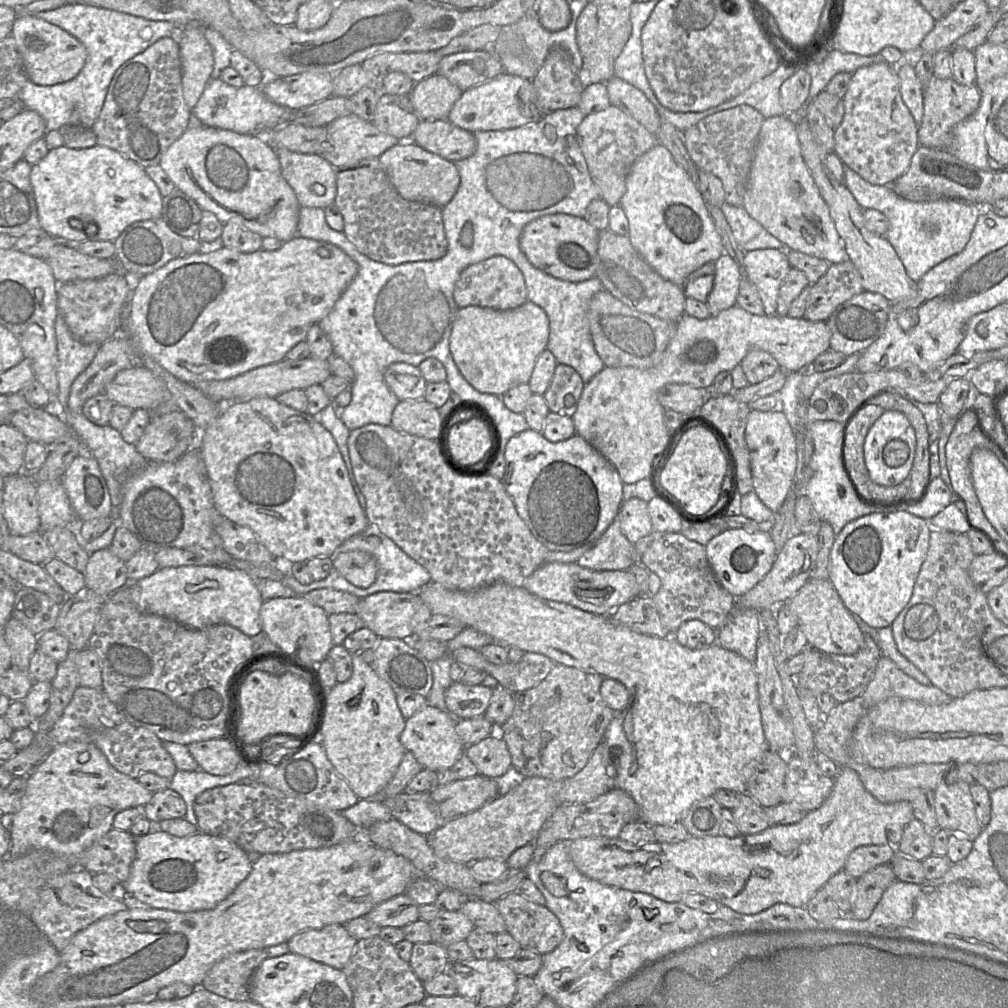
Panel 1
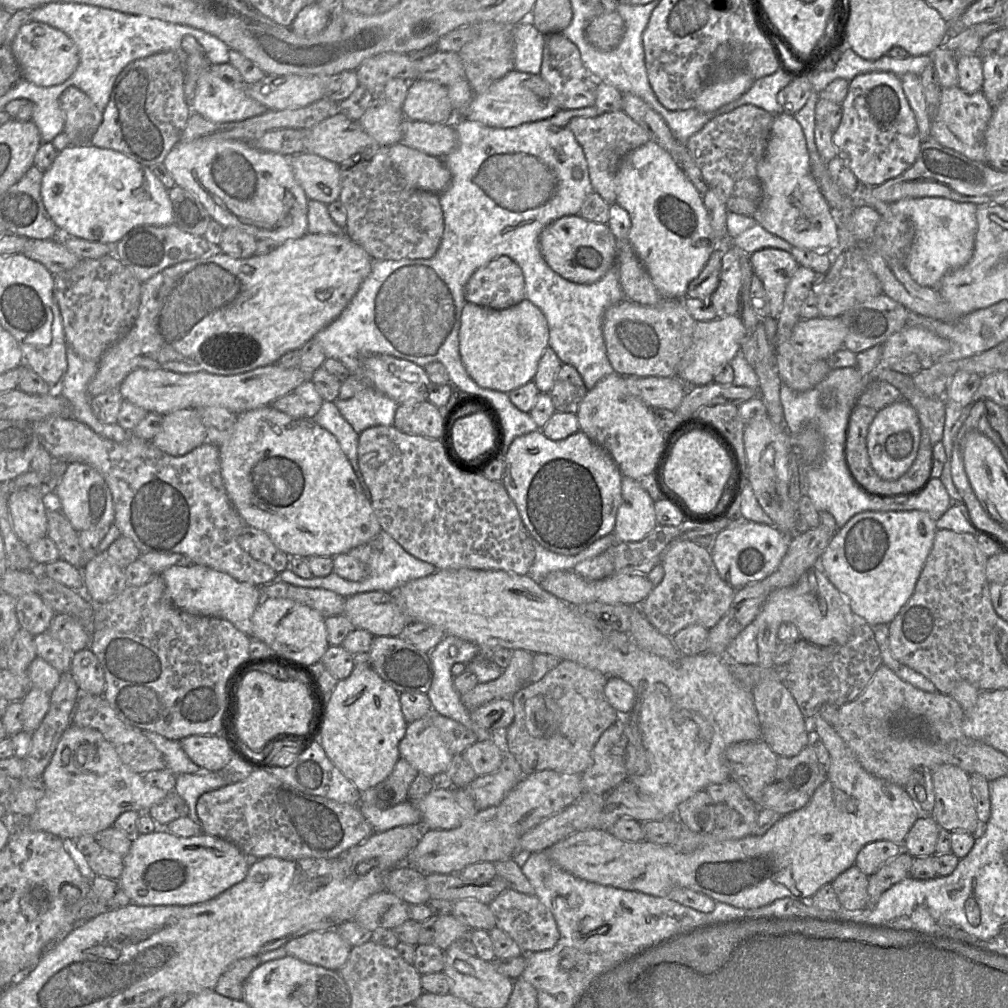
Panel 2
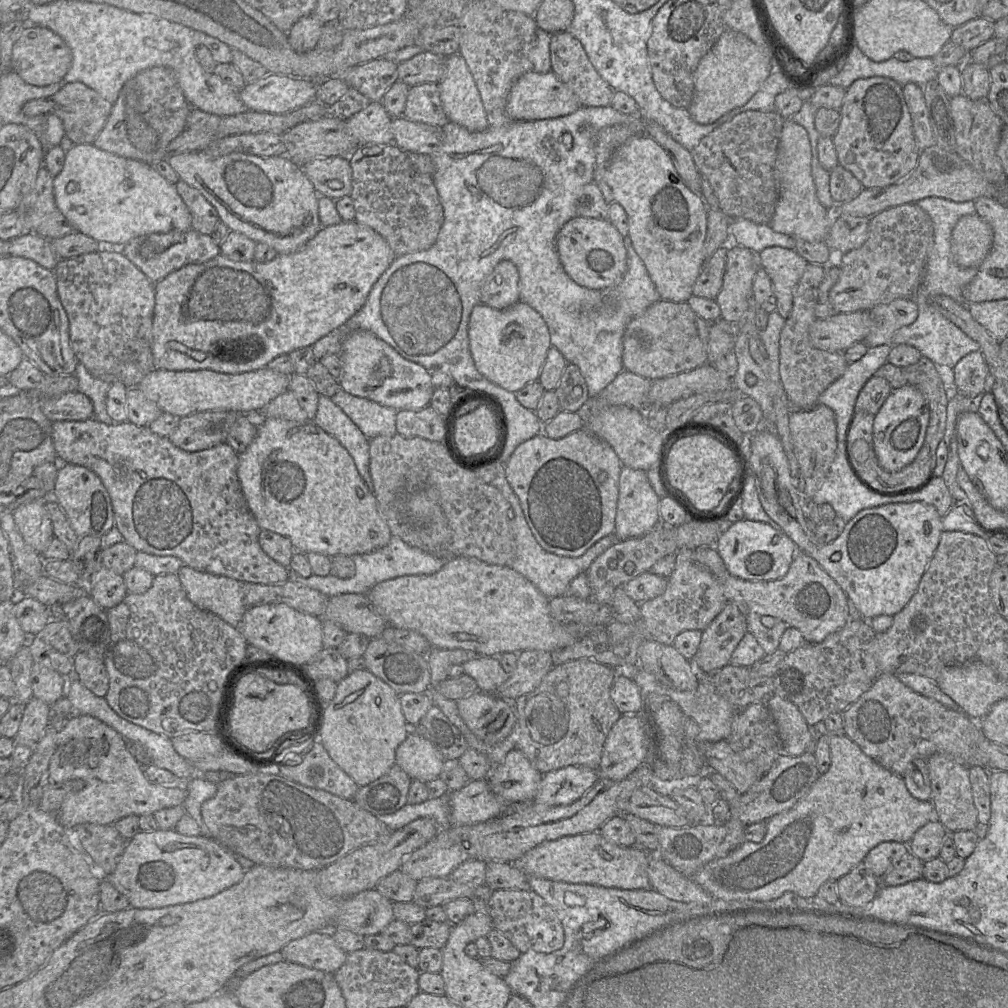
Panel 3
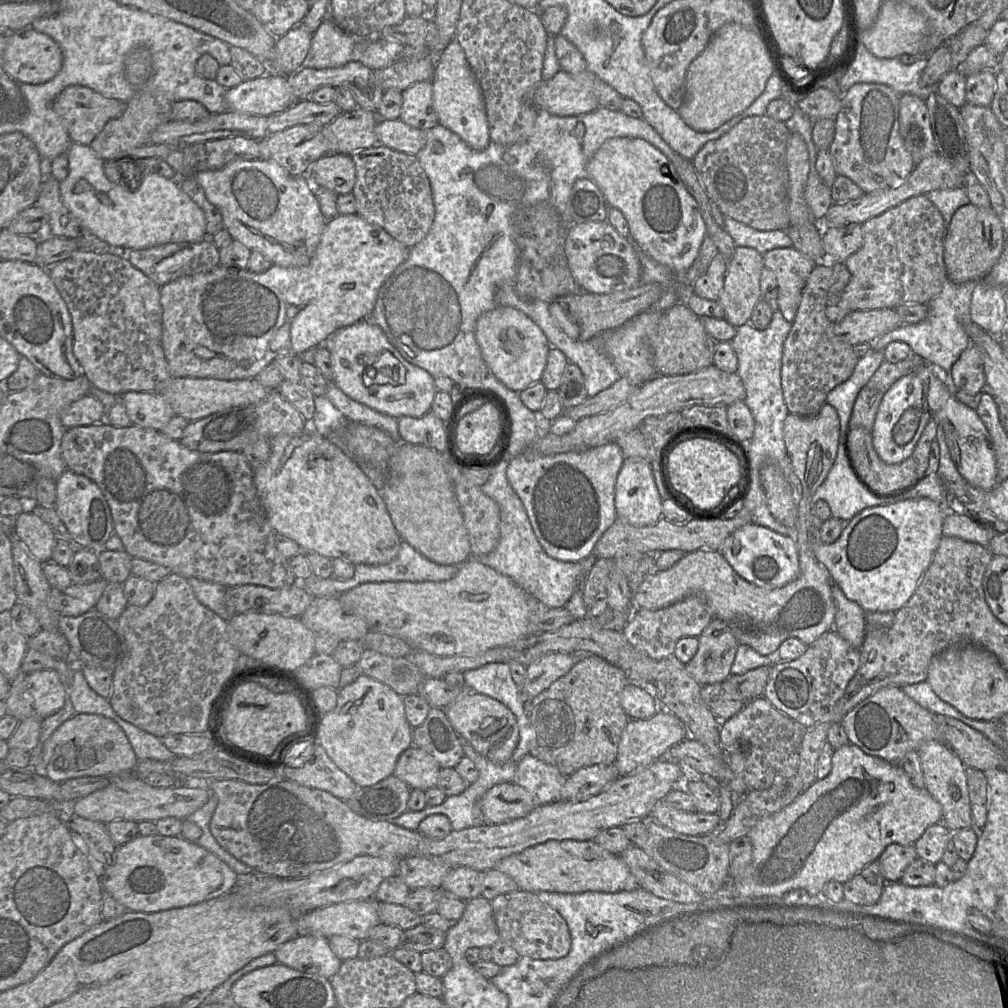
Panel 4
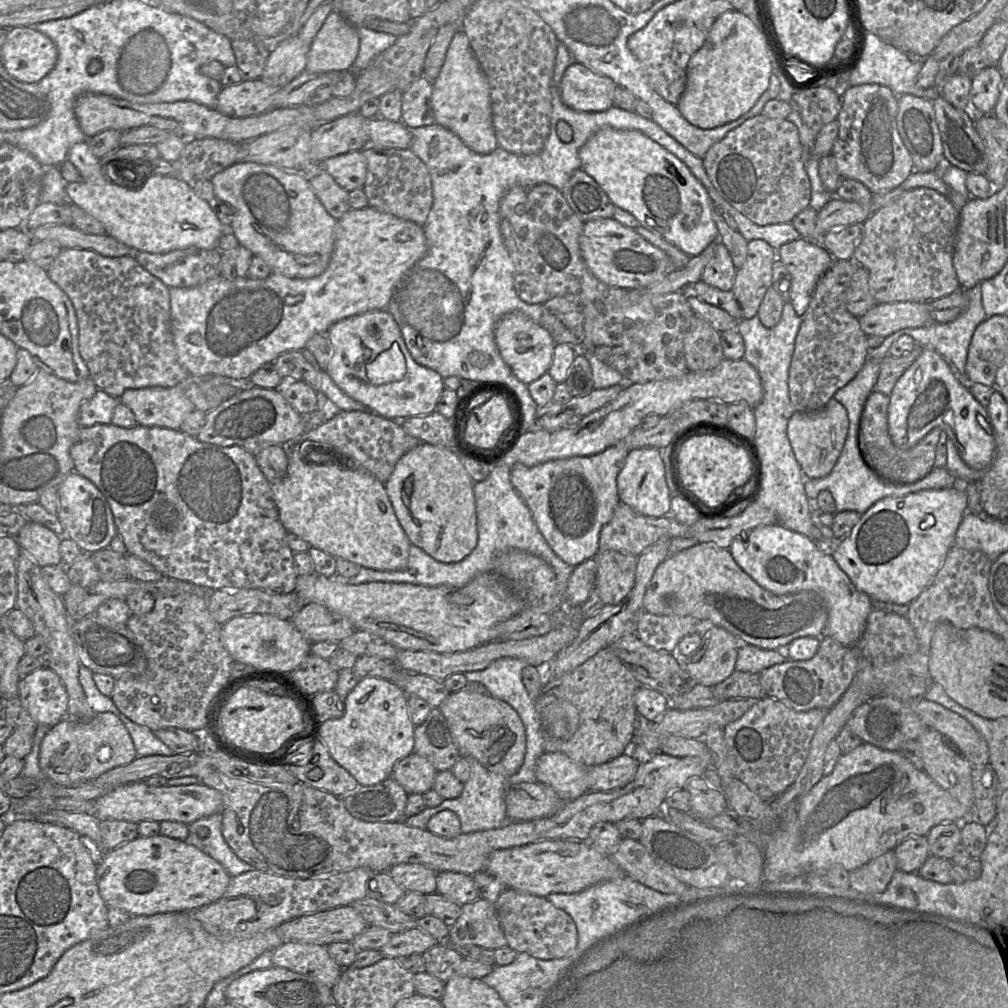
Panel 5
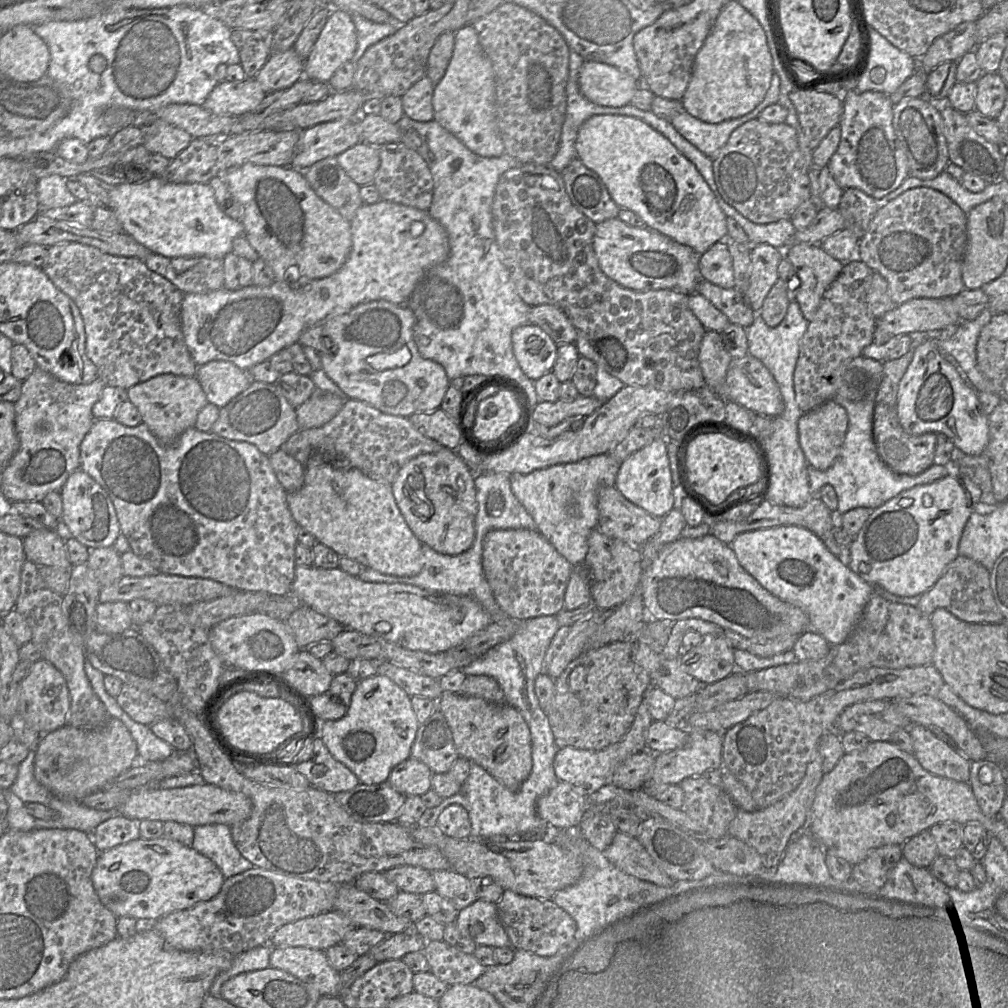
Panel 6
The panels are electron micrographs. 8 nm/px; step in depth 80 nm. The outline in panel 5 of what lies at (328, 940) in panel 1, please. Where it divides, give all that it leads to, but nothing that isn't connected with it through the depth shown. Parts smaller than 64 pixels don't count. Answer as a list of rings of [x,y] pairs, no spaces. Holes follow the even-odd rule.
[[[289,941],[272,951],[272,963],[319,980],[332,988],[343,971],[331,957],[328,945]]]

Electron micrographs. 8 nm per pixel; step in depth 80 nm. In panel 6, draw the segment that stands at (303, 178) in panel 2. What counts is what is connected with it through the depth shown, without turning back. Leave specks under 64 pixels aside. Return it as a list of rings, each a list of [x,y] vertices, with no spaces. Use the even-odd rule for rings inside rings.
[[[359,142],[337,157],[337,162],[360,187],[372,184],[380,166],[379,149]]]

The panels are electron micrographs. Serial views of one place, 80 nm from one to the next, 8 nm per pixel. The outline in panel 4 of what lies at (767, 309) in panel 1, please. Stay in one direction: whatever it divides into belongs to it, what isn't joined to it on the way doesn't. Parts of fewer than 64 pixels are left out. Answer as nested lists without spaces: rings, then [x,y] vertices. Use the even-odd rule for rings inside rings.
[[[786,247],[764,253],[763,263],[777,279],[778,310],[792,323],[801,302],[802,289],[817,262],[794,247]]]

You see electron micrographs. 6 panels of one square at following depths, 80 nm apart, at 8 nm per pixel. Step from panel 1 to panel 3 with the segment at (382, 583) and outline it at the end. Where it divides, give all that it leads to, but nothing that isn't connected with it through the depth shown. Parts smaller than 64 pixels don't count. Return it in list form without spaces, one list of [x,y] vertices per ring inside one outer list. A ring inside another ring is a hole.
[[[392,535],[389,543],[373,552],[355,554],[351,556],[355,562],[356,572],[352,578],[342,579],[333,572],[326,576],[315,574],[302,577],[295,571],[289,572],[289,579],[298,585],[316,589],[326,596],[335,596],[345,593],[367,593],[374,585],[384,580],[393,579],[404,575],[429,575],[438,572],[445,562],[445,558],[436,557],[422,549],[410,546],[400,537]]]

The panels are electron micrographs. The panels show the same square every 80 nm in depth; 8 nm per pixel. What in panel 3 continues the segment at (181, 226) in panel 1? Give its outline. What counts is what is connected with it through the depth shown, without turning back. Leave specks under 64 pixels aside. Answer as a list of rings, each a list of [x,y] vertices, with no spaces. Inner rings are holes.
[[[179,180],[175,187],[191,214],[192,230],[201,234],[212,234],[220,223],[219,215],[213,205],[199,190],[182,180]]]

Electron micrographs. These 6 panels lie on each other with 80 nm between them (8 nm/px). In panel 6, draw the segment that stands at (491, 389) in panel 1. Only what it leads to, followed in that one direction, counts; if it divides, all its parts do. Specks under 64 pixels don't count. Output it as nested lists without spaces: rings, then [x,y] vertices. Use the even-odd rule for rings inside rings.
[[[525,324],[515,328],[511,336],[512,349],[521,370],[532,381],[552,371],[557,345],[540,327]]]

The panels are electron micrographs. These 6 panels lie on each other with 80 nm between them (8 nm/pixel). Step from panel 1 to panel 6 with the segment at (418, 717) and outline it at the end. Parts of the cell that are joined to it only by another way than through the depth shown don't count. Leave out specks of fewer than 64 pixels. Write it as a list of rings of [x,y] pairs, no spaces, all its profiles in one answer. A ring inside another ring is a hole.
[[[410,756],[391,770],[387,781],[405,796],[421,796],[431,789],[432,776],[432,770],[425,763]]]

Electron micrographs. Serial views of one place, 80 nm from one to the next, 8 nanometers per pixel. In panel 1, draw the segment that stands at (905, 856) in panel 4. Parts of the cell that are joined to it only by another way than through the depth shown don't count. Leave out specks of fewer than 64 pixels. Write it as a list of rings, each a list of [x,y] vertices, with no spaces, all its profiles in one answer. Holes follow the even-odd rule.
[[[890,844],[861,846],[850,853],[843,870],[858,879],[875,867],[890,863],[897,852]]]

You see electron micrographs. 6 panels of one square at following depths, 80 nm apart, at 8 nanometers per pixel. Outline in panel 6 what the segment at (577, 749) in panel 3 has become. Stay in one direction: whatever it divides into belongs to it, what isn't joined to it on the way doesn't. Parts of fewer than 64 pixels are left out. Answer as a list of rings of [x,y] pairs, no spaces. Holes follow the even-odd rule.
[[[617,641],[595,650],[586,651],[572,661],[555,680],[555,696],[546,714],[555,743],[559,749],[573,747],[581,750],[600,751],[619,742],[629,731],[644,692],[650,685],[647,671],[631,657],[632,641]]]

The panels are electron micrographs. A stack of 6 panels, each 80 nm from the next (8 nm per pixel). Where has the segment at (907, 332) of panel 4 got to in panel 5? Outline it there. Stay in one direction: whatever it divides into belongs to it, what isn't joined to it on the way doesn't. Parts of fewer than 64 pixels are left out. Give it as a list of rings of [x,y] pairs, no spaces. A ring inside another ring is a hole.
[[[979,285],[969,289],[963,290],[968,304],[966,309],[952,322],[949,323],[930,323],[929,325],[918,328],[905,328],[899,330],[884,338],[884,341],[880,346],[873,349],[867,349],[867,357],[872,360],[882,360],[888,356],[890,346],[897,341],[901,336],[907,335],[912,337],[917,345],[923,349],[931,349],[937,352],[941,357],[945,359],[952,371],[956,375],[961,384],[970,387],[970,381],[965,375],[965,365],[967,361],[968,349],[977,326],[987,319],[986,313],[982,304],[981,289]]]

